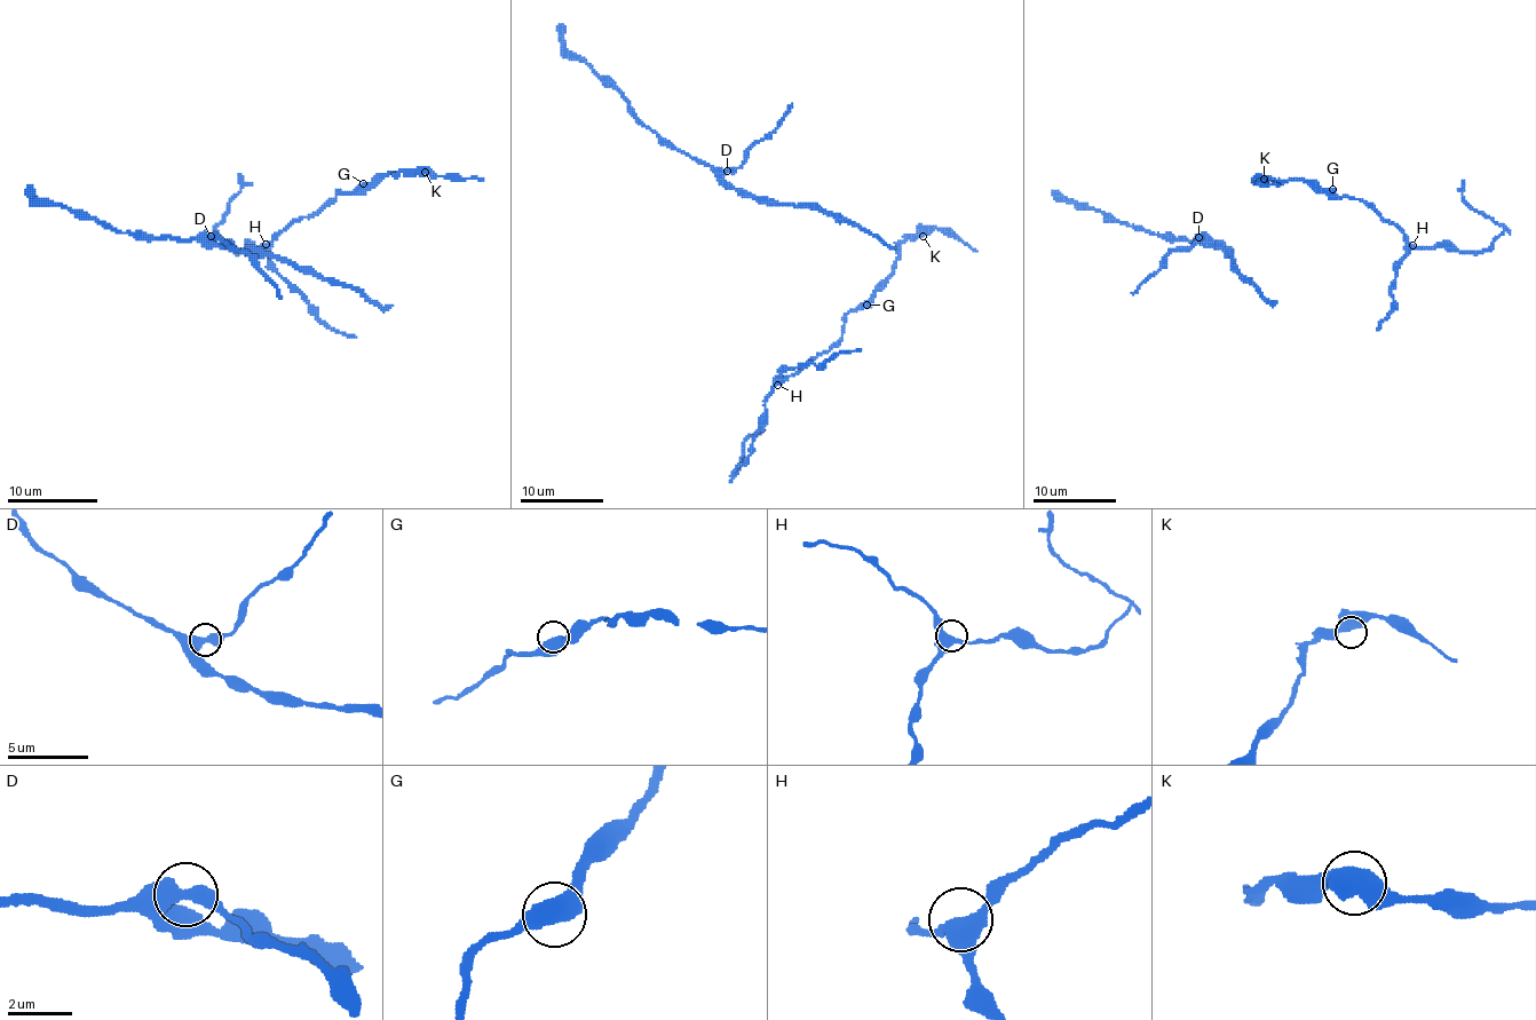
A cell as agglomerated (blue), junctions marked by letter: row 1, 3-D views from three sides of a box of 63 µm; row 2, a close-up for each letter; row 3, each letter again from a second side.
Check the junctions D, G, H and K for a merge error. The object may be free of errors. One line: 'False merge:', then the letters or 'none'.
False merge: D

